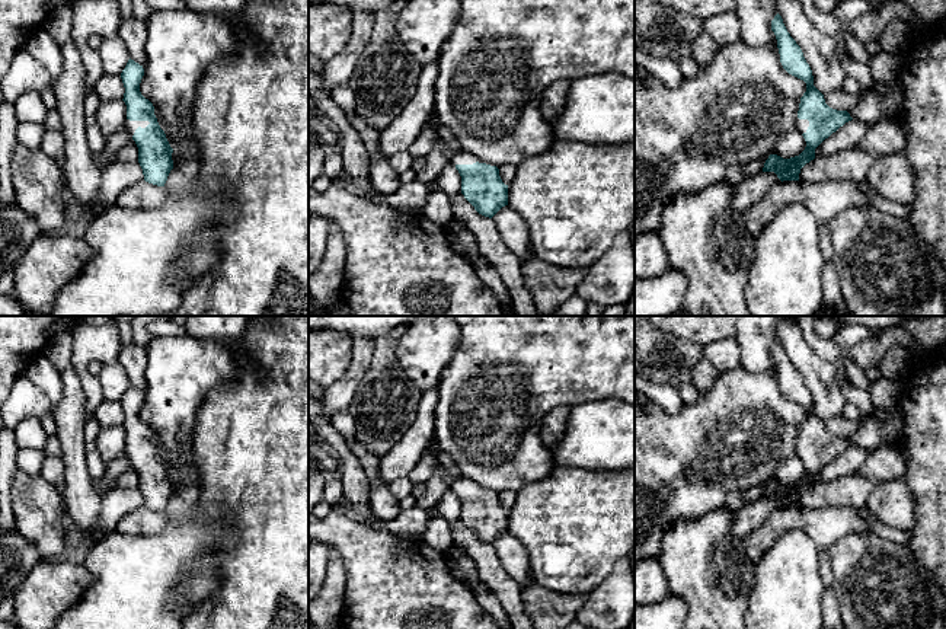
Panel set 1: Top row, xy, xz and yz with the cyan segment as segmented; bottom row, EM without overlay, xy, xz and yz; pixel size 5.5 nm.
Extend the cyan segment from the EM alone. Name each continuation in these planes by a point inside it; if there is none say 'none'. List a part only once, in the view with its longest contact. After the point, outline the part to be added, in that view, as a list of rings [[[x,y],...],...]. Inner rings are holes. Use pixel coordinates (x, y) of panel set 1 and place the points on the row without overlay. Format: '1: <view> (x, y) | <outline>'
1: xy (131, 452) | [[[130,446],[125,447],[125,453],[131,464],[138,453],[146,454],[148,450],[150,450],[148,447],[130,447]]]

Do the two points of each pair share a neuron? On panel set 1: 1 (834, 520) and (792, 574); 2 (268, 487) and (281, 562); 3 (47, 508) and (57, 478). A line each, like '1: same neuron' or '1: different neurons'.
1: different neurons
2: same neuron
3: different neurons

